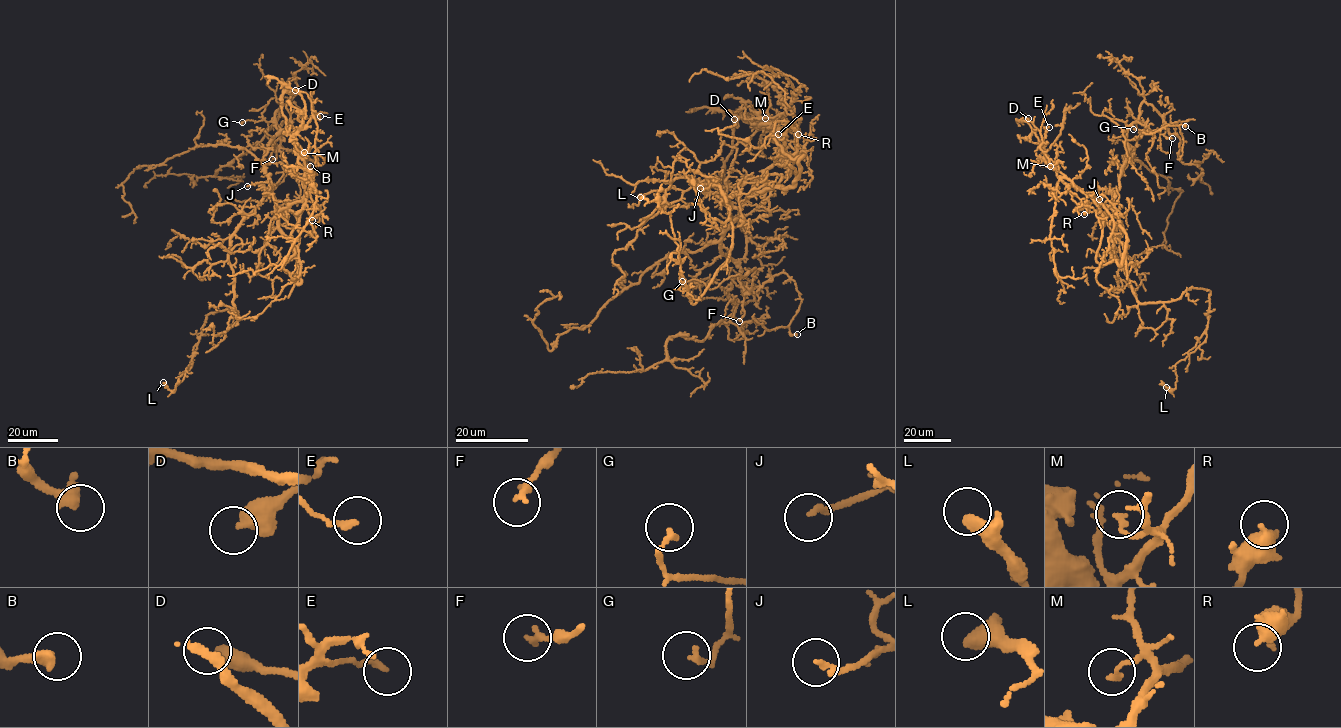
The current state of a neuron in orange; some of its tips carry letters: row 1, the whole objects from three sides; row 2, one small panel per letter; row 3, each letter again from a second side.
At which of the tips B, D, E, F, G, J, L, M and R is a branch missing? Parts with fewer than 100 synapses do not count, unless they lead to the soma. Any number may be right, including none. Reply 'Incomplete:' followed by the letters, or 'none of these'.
Incomplete: none of these

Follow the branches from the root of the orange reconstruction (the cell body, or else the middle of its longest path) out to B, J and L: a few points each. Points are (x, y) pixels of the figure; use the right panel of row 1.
B: (1113, 219), (1129, 127), (1140, 122), (1153, 131), (1146, 134), (1168, 125), (1185, 126)
J: (1113, 219), (1111, 192), (1099, 189), (1099, 199)
L: (1113, 219), (1114, 257), (1137, 301), (1210, 291), (1205, 340), (1175, 364), (1175, 387), (1166, 387)

